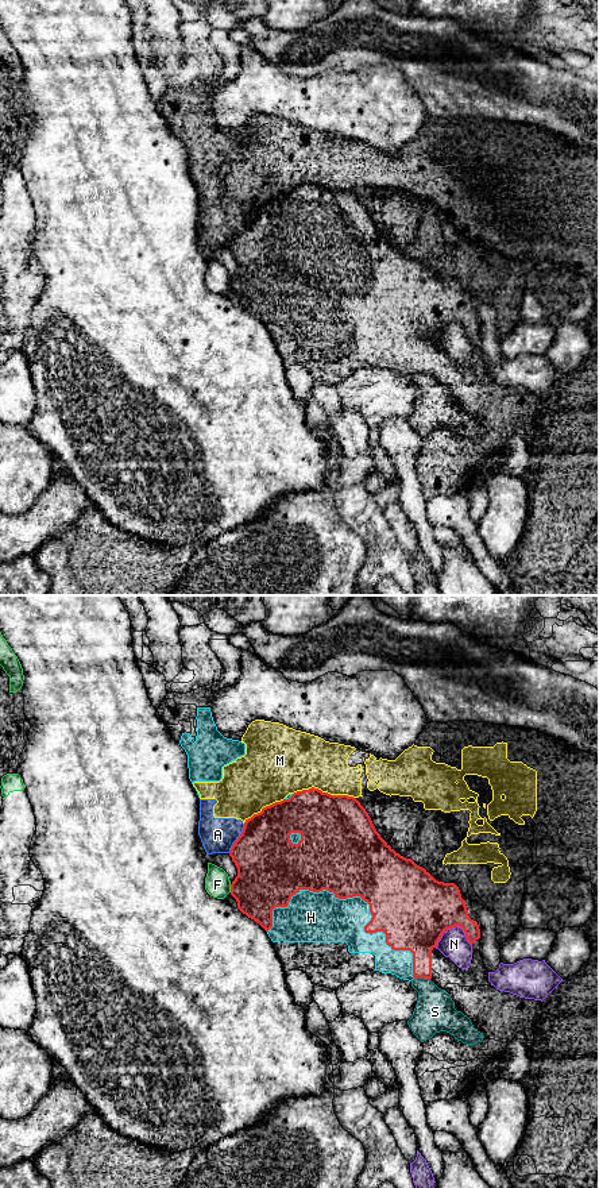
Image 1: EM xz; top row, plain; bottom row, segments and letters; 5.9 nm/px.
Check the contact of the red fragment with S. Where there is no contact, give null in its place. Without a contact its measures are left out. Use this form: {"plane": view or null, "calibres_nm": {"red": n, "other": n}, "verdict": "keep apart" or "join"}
{"plane": "xz", "calibres_nm": {"red": 220, "other": 240}, "verdict": "keep apart"}

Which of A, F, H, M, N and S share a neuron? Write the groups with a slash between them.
A M / F / H / N / S

